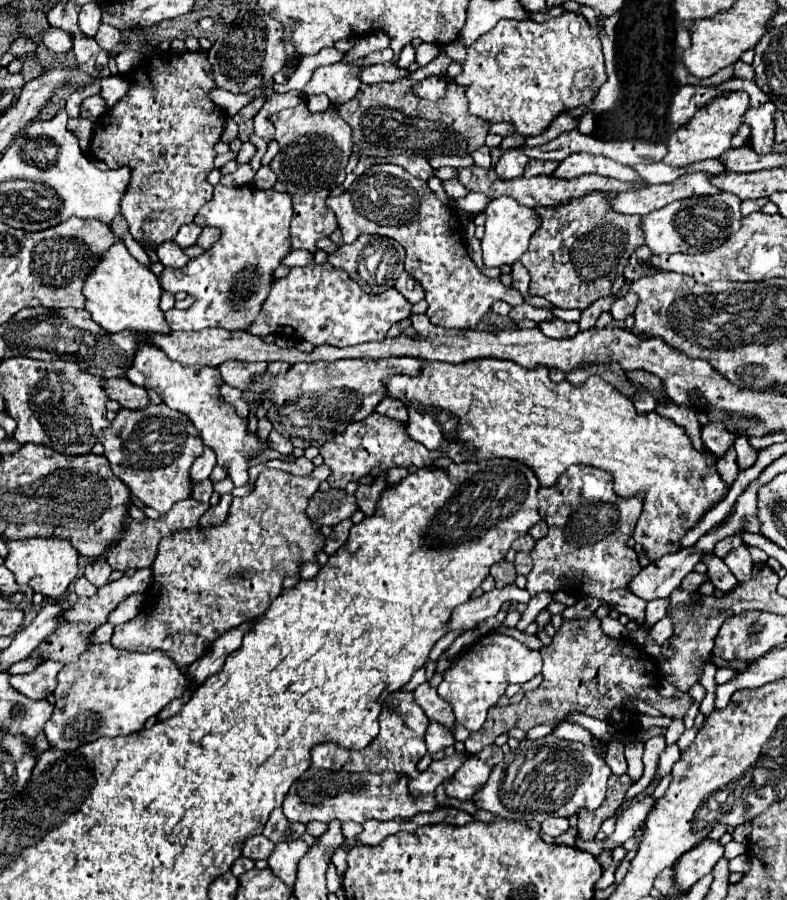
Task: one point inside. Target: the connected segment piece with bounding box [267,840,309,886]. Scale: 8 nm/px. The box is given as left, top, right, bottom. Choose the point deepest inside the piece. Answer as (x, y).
(283, 861)

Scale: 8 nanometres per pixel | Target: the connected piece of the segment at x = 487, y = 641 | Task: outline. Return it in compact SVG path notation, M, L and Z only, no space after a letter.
M503 634L481 636L467 654L457 658L445 672L443 680L437 686L439 696L453 706L457 722L463 724L469 732L477 732L485 718L487 710L497 704L509 684L523 684L541 672L541 654L527 648L519 640Z

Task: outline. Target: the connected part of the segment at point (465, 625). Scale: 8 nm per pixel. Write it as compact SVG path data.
M515 584L501 590L495 588L491 592L485 592L481 598L471 598L469 602L461 604L449 620L449 630L473 630L479 622L495 616L503 602L529 602L529 598L529 592L517 588Z

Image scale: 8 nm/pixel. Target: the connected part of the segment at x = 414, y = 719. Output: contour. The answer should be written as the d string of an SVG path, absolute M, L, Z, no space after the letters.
M393 692L387 696L387 702L383 704L381 716L381 732L379 736L365 748L361 750L365 770L369 772L399 772L407 774L409 778L417 774L417 762L425 756L427 746L425 746L425 732L427 732L427 716L423 714L421 706L415 702L411 692Z

